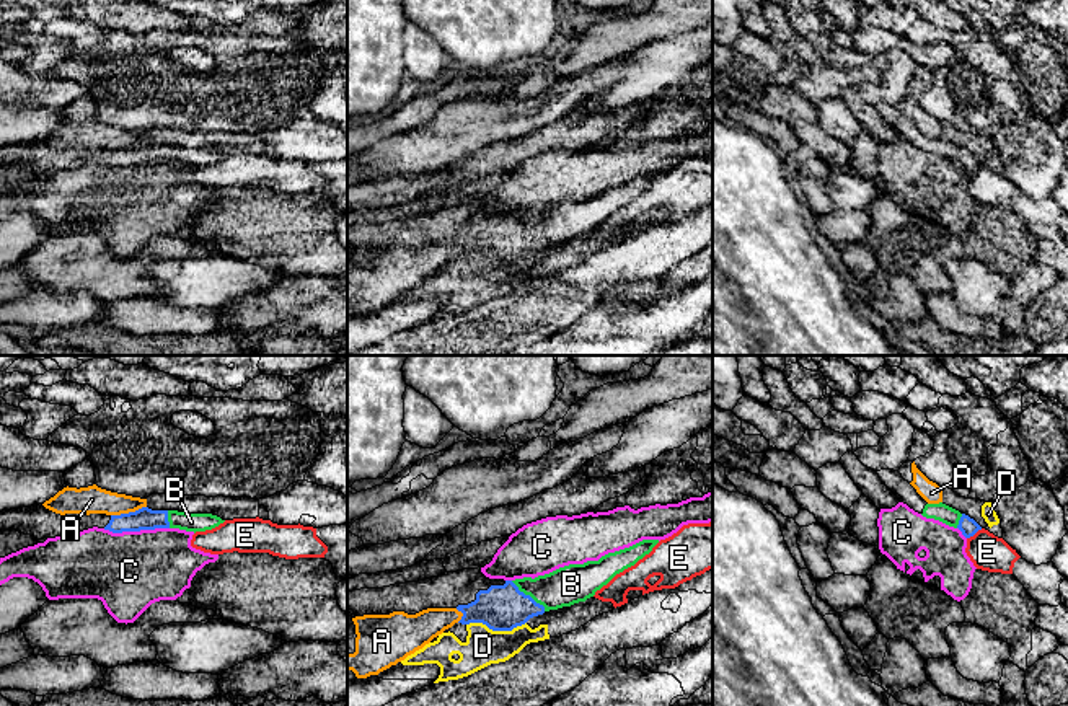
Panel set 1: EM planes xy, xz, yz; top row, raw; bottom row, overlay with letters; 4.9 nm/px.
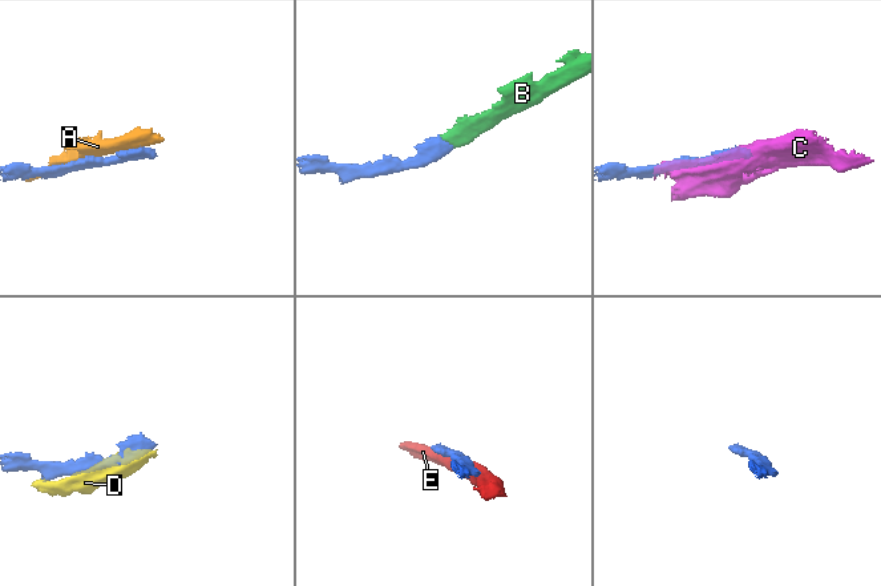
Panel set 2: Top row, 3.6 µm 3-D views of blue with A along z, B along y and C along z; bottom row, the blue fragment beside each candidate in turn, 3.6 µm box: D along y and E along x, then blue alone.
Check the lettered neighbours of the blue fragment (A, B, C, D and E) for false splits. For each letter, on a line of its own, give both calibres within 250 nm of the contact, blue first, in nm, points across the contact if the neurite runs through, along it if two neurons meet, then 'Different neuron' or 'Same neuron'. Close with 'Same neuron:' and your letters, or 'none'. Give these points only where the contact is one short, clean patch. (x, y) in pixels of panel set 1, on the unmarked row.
A: Thickness 110 nm (blue) against 140 nm. Different neuron
B: Thickness 220 nm (blue) against 190 nm. Path across: xz (504, 242), (529, 230), (538, 230), (571, 219). Same neuron
C: Thickness 110 nm (blue) against 400 nm. Different neuron
D: Thickness 220 nm (blue) against 180 nm. Different neuron
E: Thickness 90 nm (blue) against 180 nm. Different neuron
Same neuron: B

